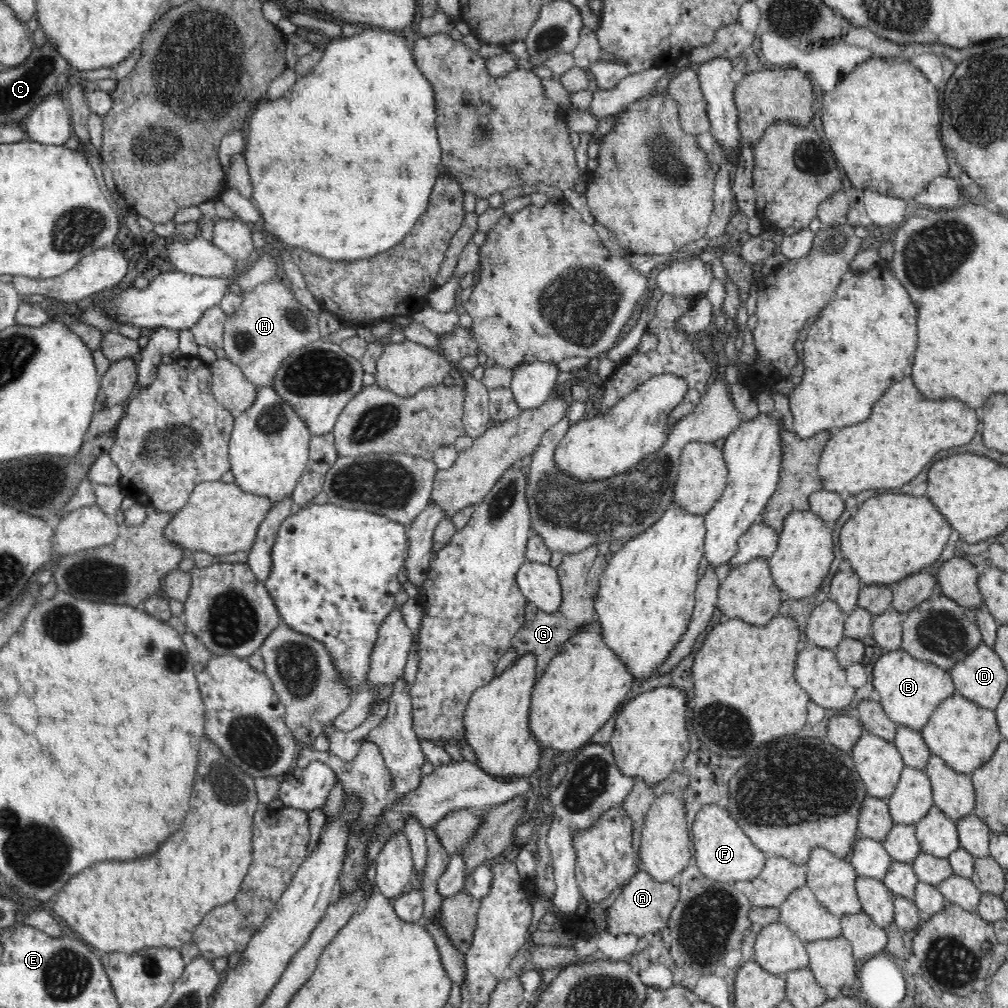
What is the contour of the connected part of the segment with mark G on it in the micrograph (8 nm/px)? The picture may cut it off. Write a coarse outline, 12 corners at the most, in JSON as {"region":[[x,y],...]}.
{"region":[[590,545],[555,568],[562,589],[556,613],[526,603],[509,646],[535,656],[539,679],[564,643],[597,620],[586,590]]}

